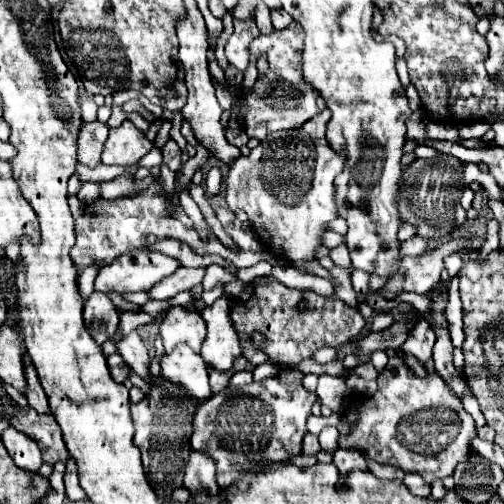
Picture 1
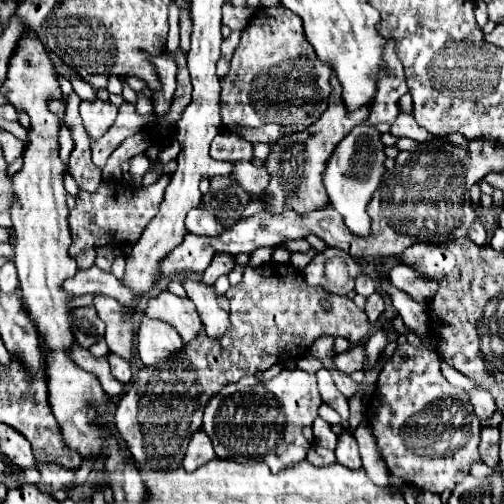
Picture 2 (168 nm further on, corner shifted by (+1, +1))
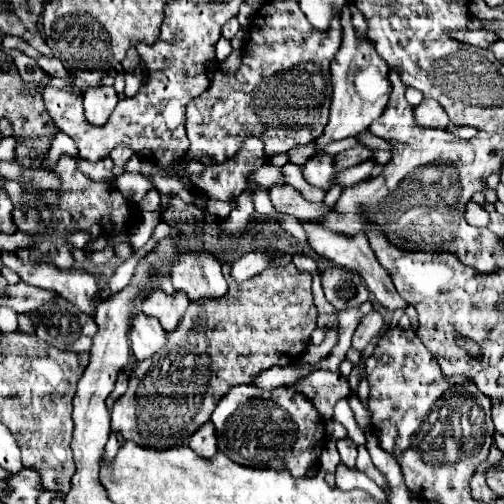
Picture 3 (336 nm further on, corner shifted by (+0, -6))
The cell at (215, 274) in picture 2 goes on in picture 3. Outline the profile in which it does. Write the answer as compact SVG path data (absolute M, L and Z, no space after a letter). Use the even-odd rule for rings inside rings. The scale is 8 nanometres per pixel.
M248 252L244 256L240 256L234 264L232 264L232 278L236 282L244 282L248 280L250 276L262 272L266 266L268 266L268 256L266 252Z

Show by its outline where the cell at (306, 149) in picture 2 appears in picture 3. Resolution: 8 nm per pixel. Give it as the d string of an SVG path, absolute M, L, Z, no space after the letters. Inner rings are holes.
M344 10L340 16L342 22L342 44L336 54L336 58L330 64L330 76L332 76L332 106L330 106L330 120L324 128L324 134L314 142L314 150L322 152L330 142L342 140L348 136L356 136L362 130L368 130L368 126L382 116L382 110L388 104L388 96L392 92L392 86L388 82L388 66L386 62L374 52L374 46L368 38L358 38L356 30L350 22L350 10Z

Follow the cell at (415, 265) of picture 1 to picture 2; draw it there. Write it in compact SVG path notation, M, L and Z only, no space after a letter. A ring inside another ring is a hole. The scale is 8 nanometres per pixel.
M373 293L373 295L367 299L367 305L365 305L365 313L367 313L367 319L369 319L371 325L379 321L379 317L383 315L383 309L385 309L383 297L377 297L377 293Z

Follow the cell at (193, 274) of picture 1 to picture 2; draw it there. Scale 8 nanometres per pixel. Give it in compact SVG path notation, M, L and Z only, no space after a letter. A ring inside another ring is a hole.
M91 267L87 271L77 271L75 277L67 279L63 283L63 291L71 293L71 295L87 295L87 293L105 293L113 299L117 299L119 303L129 303L131 301L131 291L125 289L125 285L121 285L121 281L99 269L99 267Z

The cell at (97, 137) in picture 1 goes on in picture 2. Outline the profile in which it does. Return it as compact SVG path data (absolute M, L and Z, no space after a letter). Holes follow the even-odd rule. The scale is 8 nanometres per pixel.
M101 99L81 101L79 113L81 113L83 125L87 129L87 135L97 139L97 137L101 137L101 133L105 133L113 125L117 107L111 105L109 101L101 101Z

